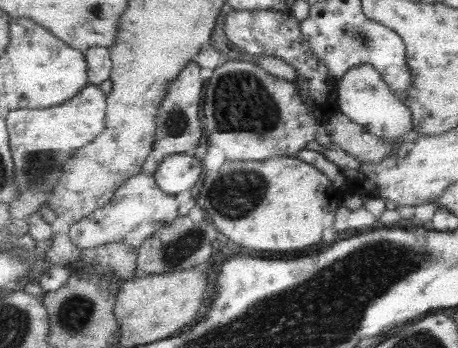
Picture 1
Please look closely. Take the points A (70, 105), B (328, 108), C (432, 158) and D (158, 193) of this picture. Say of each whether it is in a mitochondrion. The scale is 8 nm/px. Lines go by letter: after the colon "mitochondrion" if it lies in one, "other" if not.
A: other
B: other
C: other
D: other

